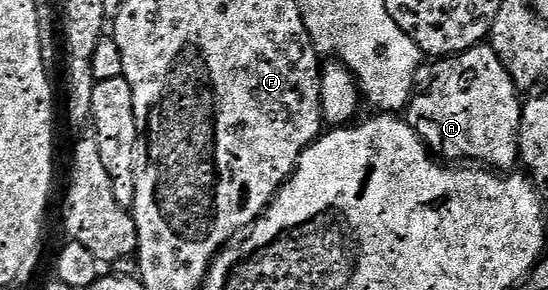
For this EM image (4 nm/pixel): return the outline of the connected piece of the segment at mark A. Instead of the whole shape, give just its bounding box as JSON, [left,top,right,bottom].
[406,43,522,171]

